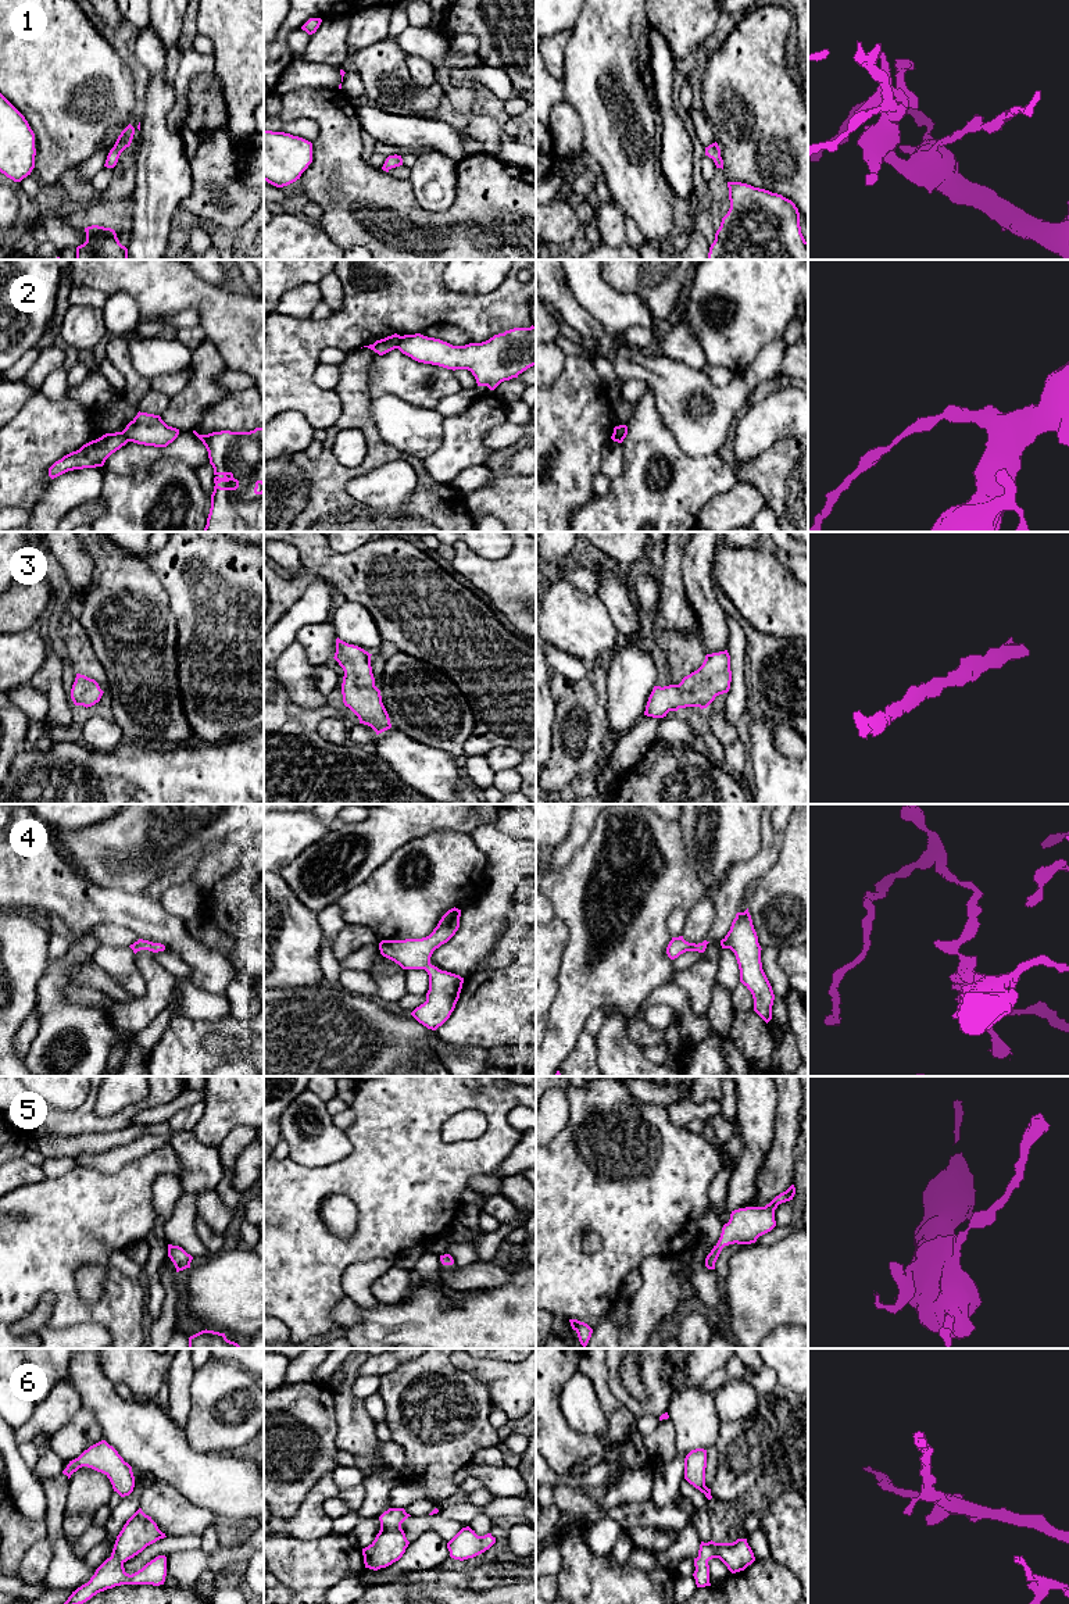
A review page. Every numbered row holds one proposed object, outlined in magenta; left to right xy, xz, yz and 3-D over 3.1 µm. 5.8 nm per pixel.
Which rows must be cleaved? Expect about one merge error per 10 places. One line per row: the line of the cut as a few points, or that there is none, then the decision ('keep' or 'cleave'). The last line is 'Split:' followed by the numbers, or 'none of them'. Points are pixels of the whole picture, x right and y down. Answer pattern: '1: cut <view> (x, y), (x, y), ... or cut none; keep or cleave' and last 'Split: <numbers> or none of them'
1: cut none; keep
2: cut xz (401, 336), (396, 347); cleave
3: cut none; keep
4: cut none; keep
5: cut none; keep
6: cut none; keep
Split: 2

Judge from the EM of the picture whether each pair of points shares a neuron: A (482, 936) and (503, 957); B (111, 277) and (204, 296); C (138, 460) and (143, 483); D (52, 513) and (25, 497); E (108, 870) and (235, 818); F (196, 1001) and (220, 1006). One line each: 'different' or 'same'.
A: different
B: same
C: different
D: different
E: same
F: same

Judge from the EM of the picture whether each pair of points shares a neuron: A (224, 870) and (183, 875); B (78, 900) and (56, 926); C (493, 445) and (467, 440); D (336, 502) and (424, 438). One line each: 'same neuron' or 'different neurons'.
A: different neurons
B: different neurons
C: different neurons
D: different neurons

